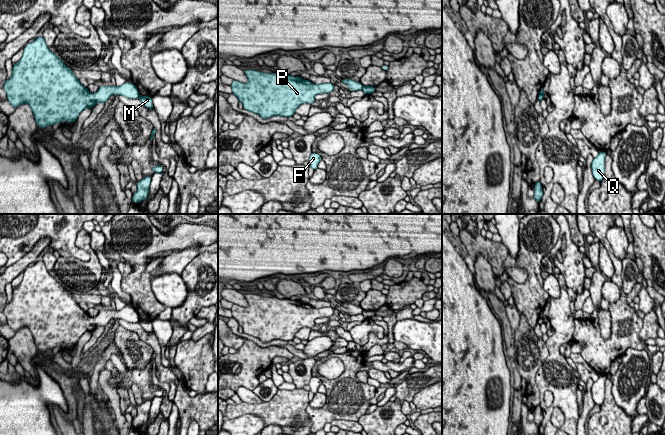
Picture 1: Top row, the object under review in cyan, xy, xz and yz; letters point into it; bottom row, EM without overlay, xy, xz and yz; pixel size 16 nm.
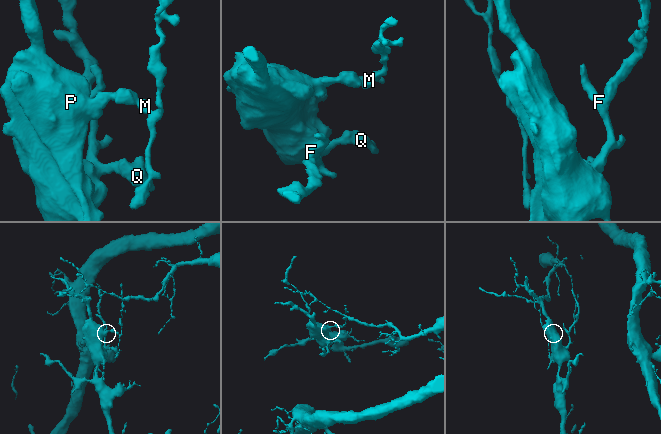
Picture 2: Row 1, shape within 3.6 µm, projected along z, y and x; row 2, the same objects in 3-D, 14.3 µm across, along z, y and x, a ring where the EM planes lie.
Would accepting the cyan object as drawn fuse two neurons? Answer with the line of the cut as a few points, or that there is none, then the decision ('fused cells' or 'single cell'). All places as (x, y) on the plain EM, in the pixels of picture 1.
xz (363, 310), (361, 313) | fused cells

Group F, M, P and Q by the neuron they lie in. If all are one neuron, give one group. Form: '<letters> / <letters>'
F P Q / M

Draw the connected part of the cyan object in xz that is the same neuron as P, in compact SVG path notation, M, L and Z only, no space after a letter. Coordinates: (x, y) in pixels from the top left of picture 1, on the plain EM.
M255 294L244 296L248 306L233 304L232 317L245 334L258 338L263 343L273 340L291 341L301 328L312 328L316 325L316 319L334 314L332 307L317 309L289 298L270 298Z

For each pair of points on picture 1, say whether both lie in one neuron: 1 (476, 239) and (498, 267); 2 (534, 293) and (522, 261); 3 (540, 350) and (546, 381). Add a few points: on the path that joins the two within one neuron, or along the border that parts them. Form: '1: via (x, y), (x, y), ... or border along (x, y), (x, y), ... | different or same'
1: via (483, 246), (496, 260) | same
2: via (534, 285), (534, 272), (530, 268) | same
3: border along (545, 342), (548, 356), (536, 373), (537, 385) | different

